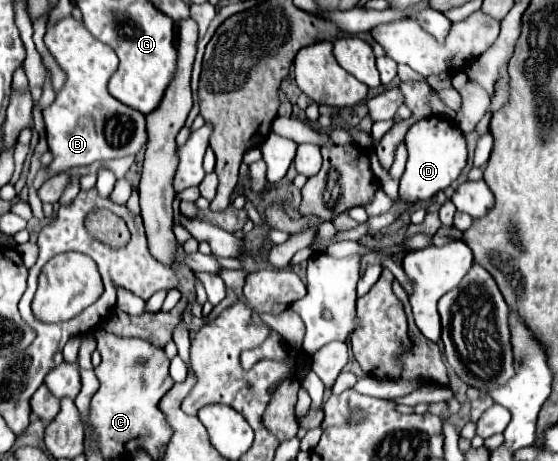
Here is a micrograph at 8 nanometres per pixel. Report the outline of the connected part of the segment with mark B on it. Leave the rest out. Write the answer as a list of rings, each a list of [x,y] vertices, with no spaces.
[[[72,16],[60,20],[56,26],[48,26],[48,32],[44,36],[44,44],[54,56],[56,64],[66,72],[66,82],[56,94],[56,100],[44,108],[44,122],[46,122],[46,138],[48,148],[54,156],[52,164],[48,166],[48,178],[56,176],[58,172],[76,168],[76,166],[88,166],[92,162],[106,162],[114,158],[124,156],[136,156],[144,144],[146,144],[146,128],[144,128],[144,116],[124,104],[120,104],[116,98],[108,92],[108,80],[112,72],[118,68],[118,56],[108,48],[104,42],[96,40],[84,26],[82,20],[74,20]]]

